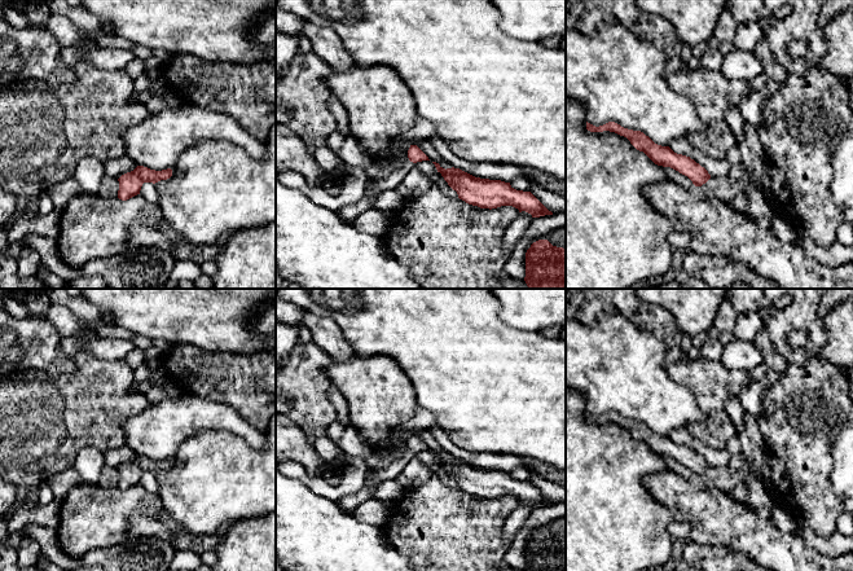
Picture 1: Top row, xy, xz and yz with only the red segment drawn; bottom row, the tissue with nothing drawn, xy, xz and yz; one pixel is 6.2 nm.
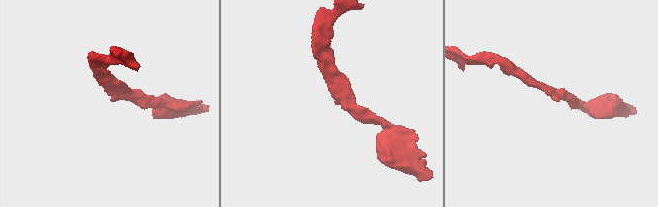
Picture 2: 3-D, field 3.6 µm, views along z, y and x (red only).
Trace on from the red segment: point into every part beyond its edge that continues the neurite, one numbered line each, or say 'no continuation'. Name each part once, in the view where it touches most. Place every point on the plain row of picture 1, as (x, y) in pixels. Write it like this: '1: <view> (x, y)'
no continuation

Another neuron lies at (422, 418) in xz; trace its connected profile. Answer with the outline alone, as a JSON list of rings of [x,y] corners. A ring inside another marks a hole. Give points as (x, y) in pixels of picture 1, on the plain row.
[[[418,407],[412,421],[404,425],[405,430],[428,430],[430,427],[438,426],[436,417],[434,413]]]

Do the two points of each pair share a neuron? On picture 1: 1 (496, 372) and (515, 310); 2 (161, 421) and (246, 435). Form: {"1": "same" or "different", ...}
{"1": "different", "2": "same"}

